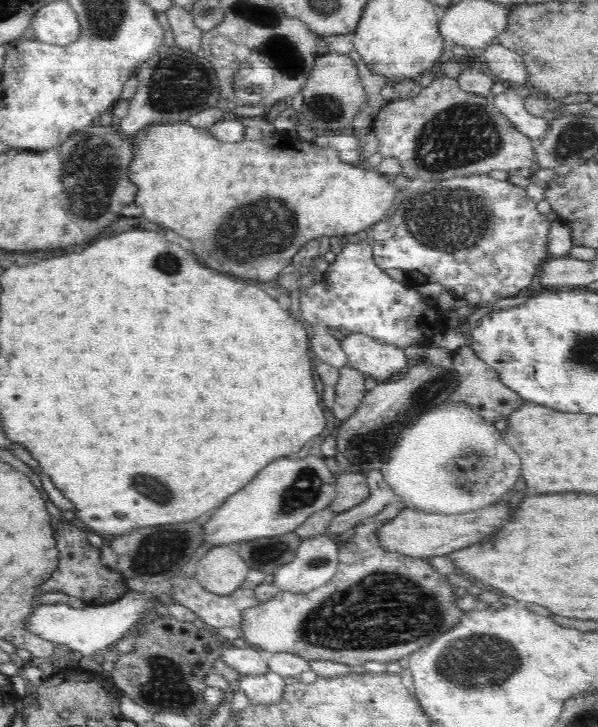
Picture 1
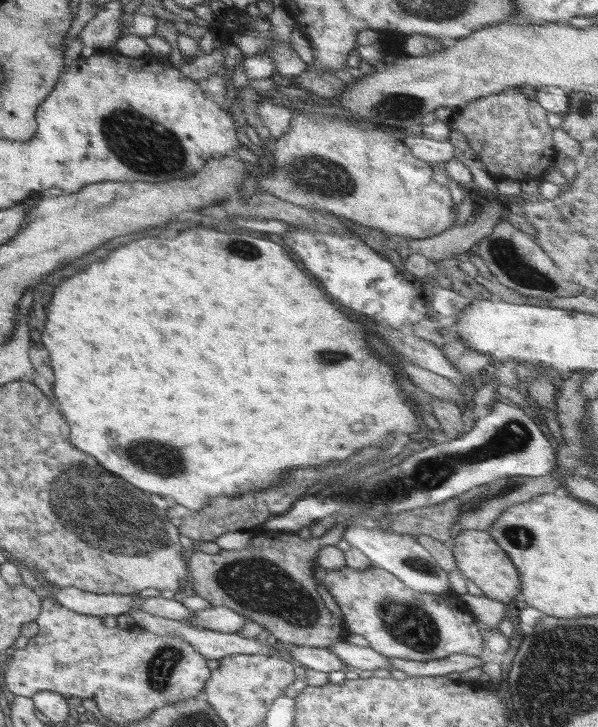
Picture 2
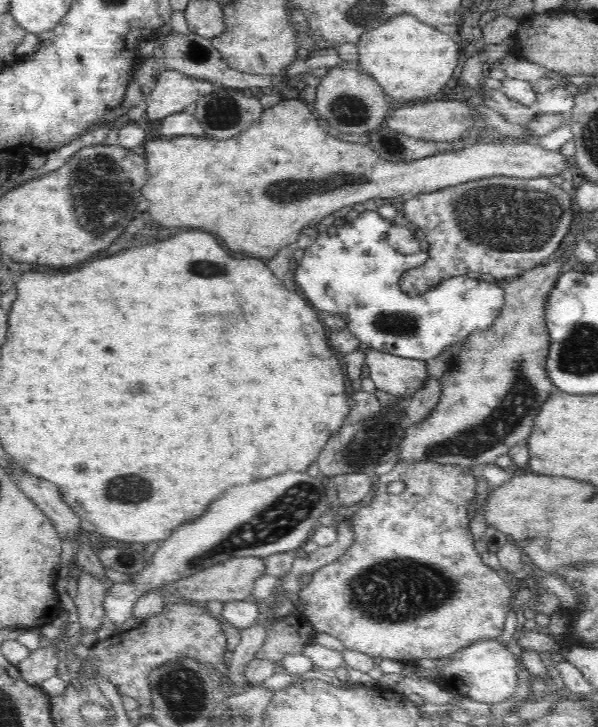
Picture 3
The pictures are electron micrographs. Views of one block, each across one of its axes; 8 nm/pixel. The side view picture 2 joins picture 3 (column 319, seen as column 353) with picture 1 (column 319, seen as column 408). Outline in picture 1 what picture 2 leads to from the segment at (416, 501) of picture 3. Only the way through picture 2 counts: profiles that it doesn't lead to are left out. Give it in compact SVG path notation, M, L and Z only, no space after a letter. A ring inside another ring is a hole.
M396 502L395 504L388 504L378 515L364 518L355 526L355 533L351 537L349 544L338 548L338 570L336 570L336 576L326 582L324 586L314 588L310 592L280 592L271 598L270 600L259 602L256 606L247 608L242 611L242 620L239 627L242 628L242 638L250 644L259 648L260 651L266 655L278 652L290 652L292 654L298 654L307 661L311 660L329 660L330 662L339 662L340 664L347 665L362 665L367 660L375 660L386 664L386 662L394 662L404 660L404 657L412 656L413 652L416 652L419 648L426 646L429 642L432 642L439 634L452 628L460 620L460 617L466 613L458 609L455 605L455 601L460 594L456 591L452 591L450 585L448 585L446 576L438 573L432 568L428 559L429 558L412 558L411 556L404 556L399 552L388 552L384 550L380 543L377 541L377 534L375 533L387 520L390 520L394 516L398 516L405 507Z

